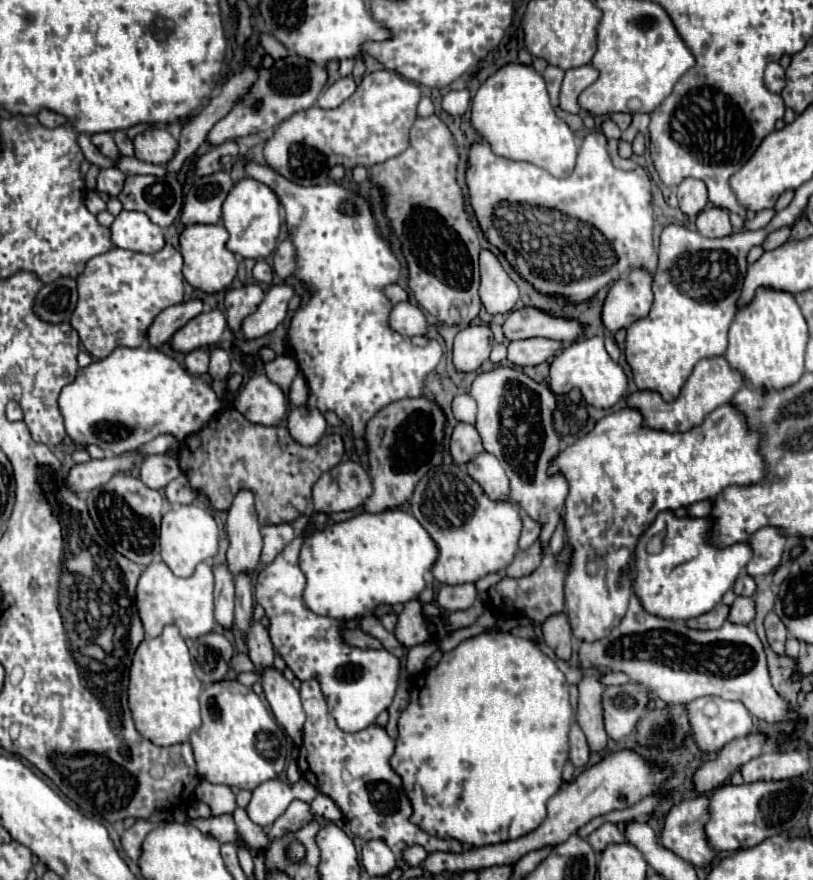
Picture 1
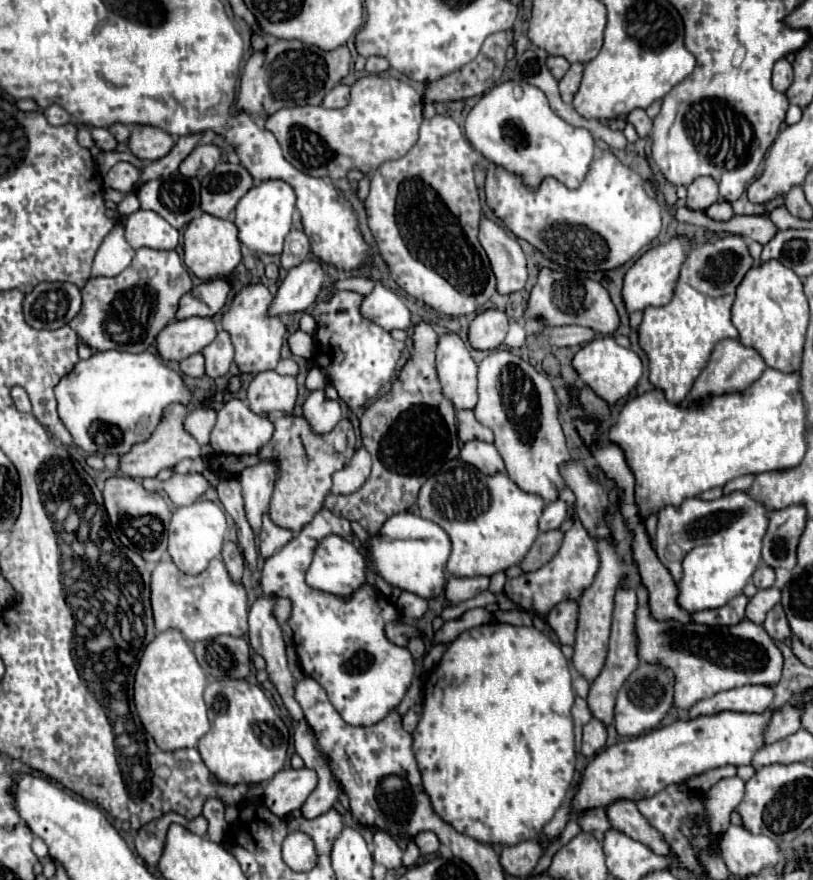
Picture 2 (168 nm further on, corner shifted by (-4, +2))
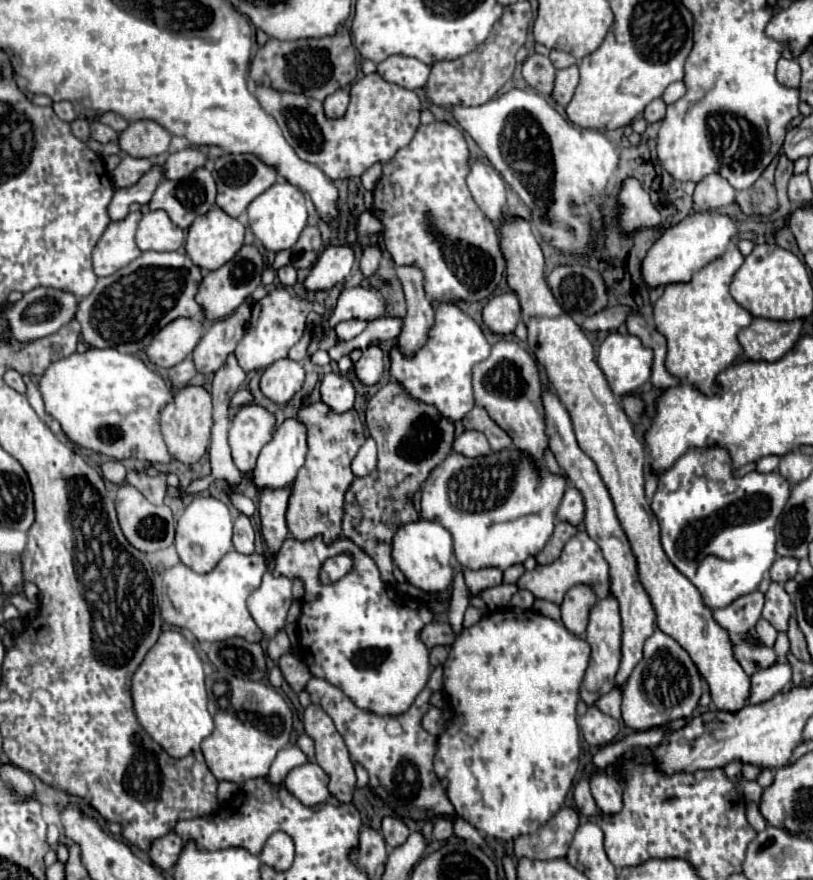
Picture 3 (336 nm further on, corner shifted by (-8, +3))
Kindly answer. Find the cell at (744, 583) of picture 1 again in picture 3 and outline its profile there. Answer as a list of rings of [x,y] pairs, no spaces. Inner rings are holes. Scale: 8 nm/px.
[[[777,558],[769,570],[769,576],[773,582],[787,582],[789,576],[793,578],[797,574],[797,560],[795,558]]]

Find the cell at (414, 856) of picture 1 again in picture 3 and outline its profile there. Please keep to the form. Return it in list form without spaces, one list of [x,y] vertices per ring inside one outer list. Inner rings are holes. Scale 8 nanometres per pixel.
[[[439,818],[433,826],[433,836],[437,840],[447,840],[451,834],[453,834],[453,822],[447,818]]]

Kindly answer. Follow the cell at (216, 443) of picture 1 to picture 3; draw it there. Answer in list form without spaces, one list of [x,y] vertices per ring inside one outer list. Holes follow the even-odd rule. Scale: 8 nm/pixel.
[[[323,402],[303,406],[295,416],[307,428],[307,460],[297,472],[291,484],[291,500],[287,506],[287,528],[297,540],[309,540],[323,536],[325,544],[331,544],[341,536],[343,520],[343,494],[353,482],[351,460],[365,442],[363,424],[355,410],[345,414],[331,412]]]

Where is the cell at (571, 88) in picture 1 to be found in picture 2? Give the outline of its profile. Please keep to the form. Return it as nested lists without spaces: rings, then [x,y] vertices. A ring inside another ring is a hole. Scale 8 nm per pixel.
[[[573,63],[569,67],[569,71],[559,79],[559,93],[561,93],[561,99],[565,103],[571,103],[573,101],[573,95],[579,89],[581,77],[583,77],[583,65],[581,63]]]

